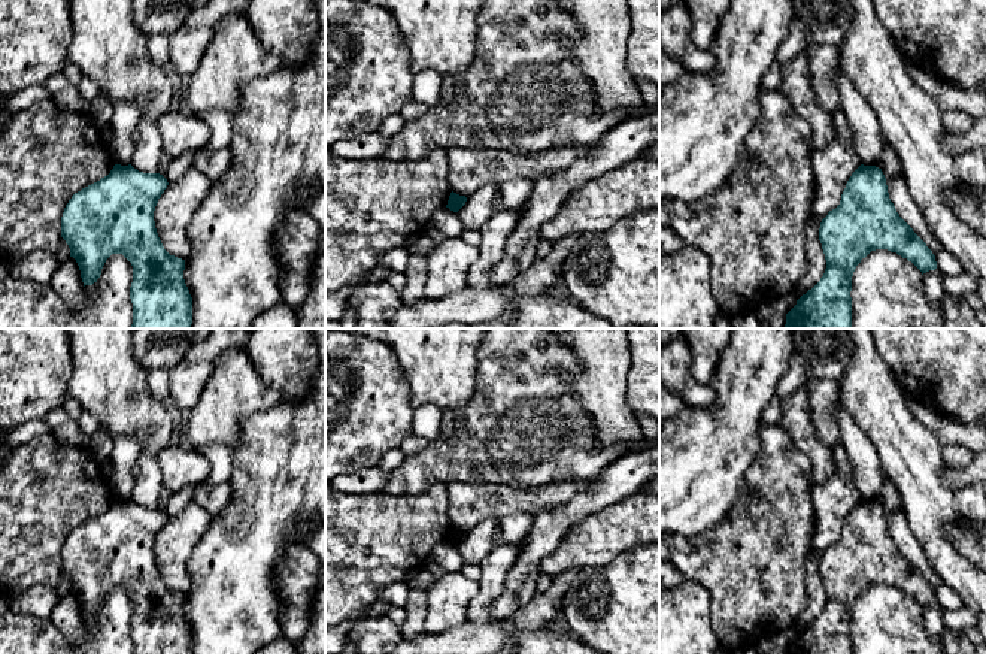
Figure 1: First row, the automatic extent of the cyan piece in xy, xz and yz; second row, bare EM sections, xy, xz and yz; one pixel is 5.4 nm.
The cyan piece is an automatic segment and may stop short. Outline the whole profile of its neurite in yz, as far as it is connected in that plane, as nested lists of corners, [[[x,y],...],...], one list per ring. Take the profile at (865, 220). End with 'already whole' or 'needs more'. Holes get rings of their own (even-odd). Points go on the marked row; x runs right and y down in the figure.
[[[861,164],[852,173],[840,205],[820,222],[819,240],[826,260],[825,273],[786,314],[785,328],[852,328],[852,276],[861,260],[871,251],[896,252],[911,261],[922,275],[937,269],[932,251],[896,212],[889,199],[886,178],[876,166]]]; already whole

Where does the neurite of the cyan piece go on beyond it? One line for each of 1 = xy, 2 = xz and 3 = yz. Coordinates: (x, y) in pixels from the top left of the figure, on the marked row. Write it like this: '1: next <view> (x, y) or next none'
1: next none
2: next none
3: next none

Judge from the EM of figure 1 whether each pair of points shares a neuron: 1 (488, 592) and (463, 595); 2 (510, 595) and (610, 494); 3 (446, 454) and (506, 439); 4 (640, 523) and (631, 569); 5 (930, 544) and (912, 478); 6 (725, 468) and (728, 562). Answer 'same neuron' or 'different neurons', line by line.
1: different neurons
2: same neuron
3: same neuron
4: different neurons
5: same neuron
6: different neurons

